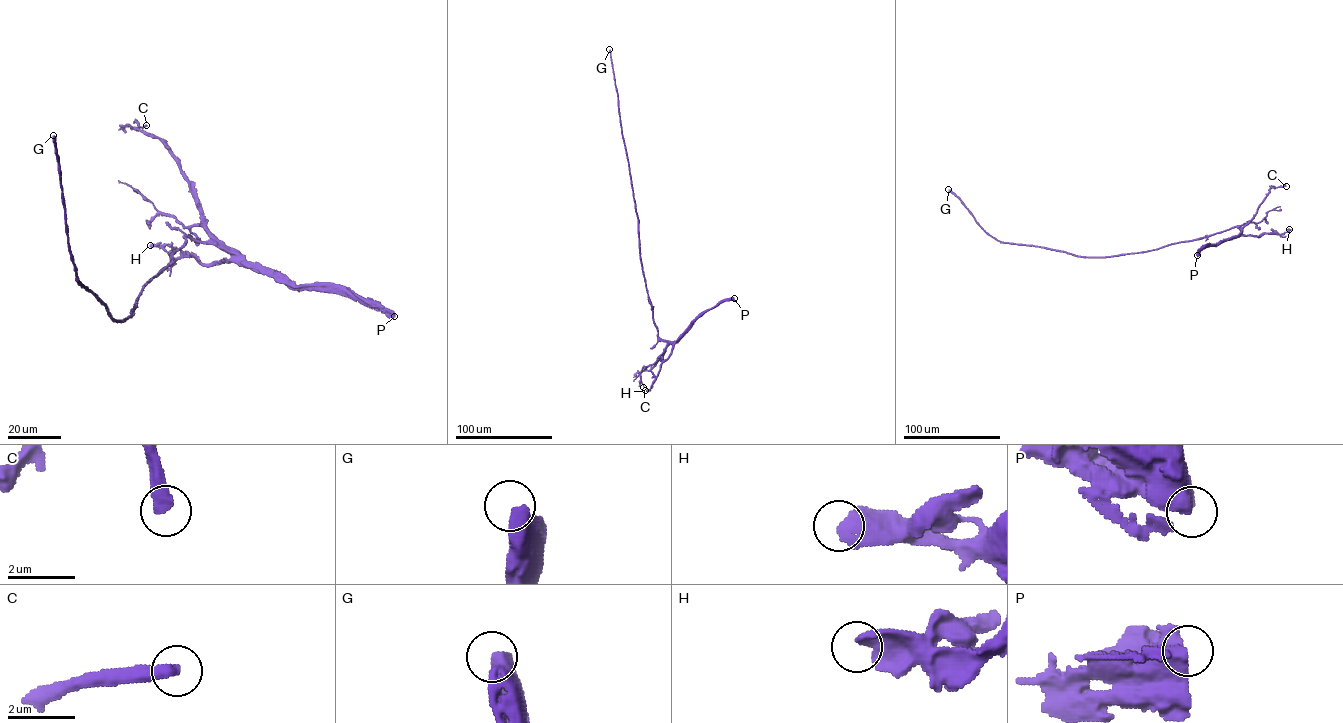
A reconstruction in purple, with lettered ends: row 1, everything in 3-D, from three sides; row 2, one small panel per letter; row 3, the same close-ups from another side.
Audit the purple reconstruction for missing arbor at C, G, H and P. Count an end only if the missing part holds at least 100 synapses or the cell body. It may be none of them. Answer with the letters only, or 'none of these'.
G

